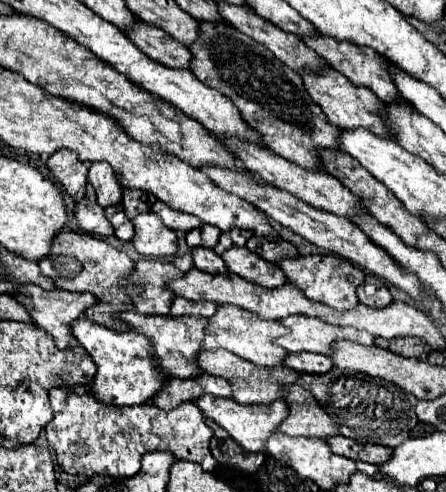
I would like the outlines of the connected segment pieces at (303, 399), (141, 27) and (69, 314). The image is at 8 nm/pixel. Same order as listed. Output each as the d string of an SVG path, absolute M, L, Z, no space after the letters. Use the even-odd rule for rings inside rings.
M292 386L292 390L286 394L286 402L288 402L288 416L286 420L280 424L280 430L286 432L288 436L310 436L310 438L330 438L338 434L338 428L332 424L330 416L320 408L320 404L316 402L316 398L304 390L302 386Z
M136 22L136 26L126 32L126 36L152 60L168 66L168 68L186 68L190 70L190 50L180 42L174 42L166 32L156 26L146 26L144 22Z
M22 284L22 286L16 290L14 298L16 298L22 306L26 306L26 310L30 312L30 316L32 316L32 320L34 320L36 326L40 326L40 328L46 330L50 336L54 336L54 342L56 342L56 346L58 346L60 350L64 350L64 348L68 348L68 346L74 344L74 338L72 338L72 332L70 332L70 322L76 320L80 314L84 314L84 310L90 308L94 302L98 302L94 294L86 294L86 292L74 294L74 292L58 290L58 288L54 288L54 290L42 290L42 288L36 286L36 284Z

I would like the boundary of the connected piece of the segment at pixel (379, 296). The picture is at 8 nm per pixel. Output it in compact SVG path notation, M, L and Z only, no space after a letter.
M380 284L372 296L368 296L366 288L360 286L358 288L358 298L360 298L362 304L372 306L372 308L384 308L384 306L388 306L392 302L392 296L390 296L390 292L388 292L388 288L384 284Z

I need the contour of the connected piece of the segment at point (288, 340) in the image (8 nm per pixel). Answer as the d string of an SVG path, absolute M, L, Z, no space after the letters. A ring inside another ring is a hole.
M292 314L290 318L284 318L282 324L290 328L290 334L284 336L284 344L280 340L280 346L286 352L330 354L330 342L338 338L352 340L366 346L374 342L374 336L370 336L368 332L354 330L354 328L338 328L338 326L322 322L320 318L310 318L304 314Z

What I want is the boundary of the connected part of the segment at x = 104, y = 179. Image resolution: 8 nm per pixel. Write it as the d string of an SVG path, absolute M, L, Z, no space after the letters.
M94 162L88 170L88 182L94 186L98 204L102 208L116 206L122 200L122 188L116 180L114 170L106 162Z

